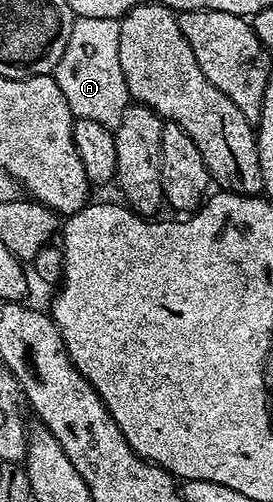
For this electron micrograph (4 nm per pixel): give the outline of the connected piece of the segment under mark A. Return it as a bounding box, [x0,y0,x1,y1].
[54,17,130,127]

